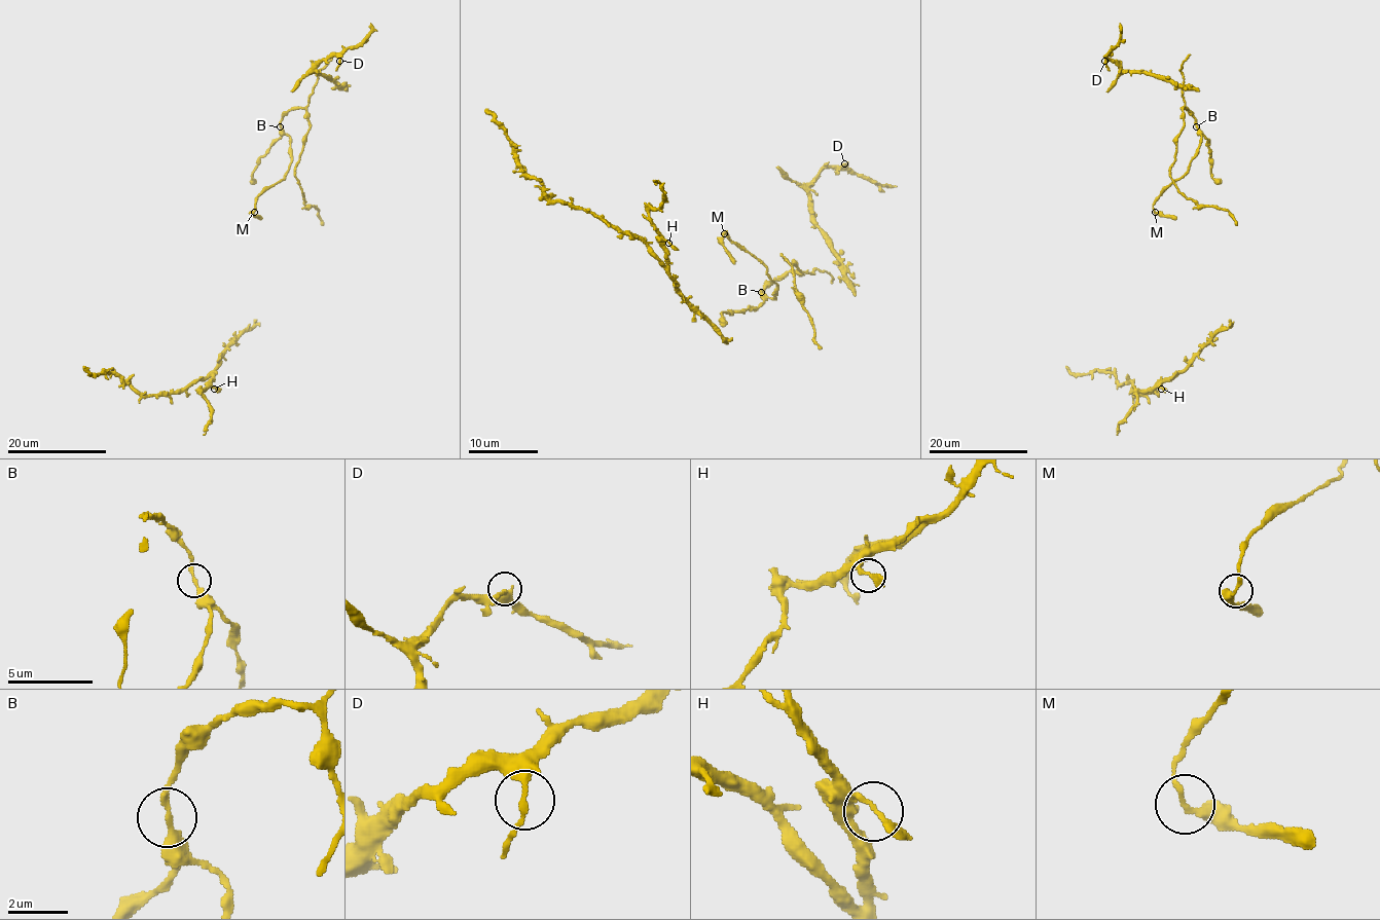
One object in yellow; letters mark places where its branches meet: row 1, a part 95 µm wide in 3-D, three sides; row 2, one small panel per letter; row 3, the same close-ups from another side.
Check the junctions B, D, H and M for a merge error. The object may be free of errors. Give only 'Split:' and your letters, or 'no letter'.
Split: no letter

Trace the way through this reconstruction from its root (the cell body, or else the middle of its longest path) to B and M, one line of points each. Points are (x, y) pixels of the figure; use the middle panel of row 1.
B: (733, 262), (723, 245), (724, 231), (740, 249), (764, 265), (776, 283), (773, 299), (761, 292)
M: (733, 262), (723, 245), (724, 232)

